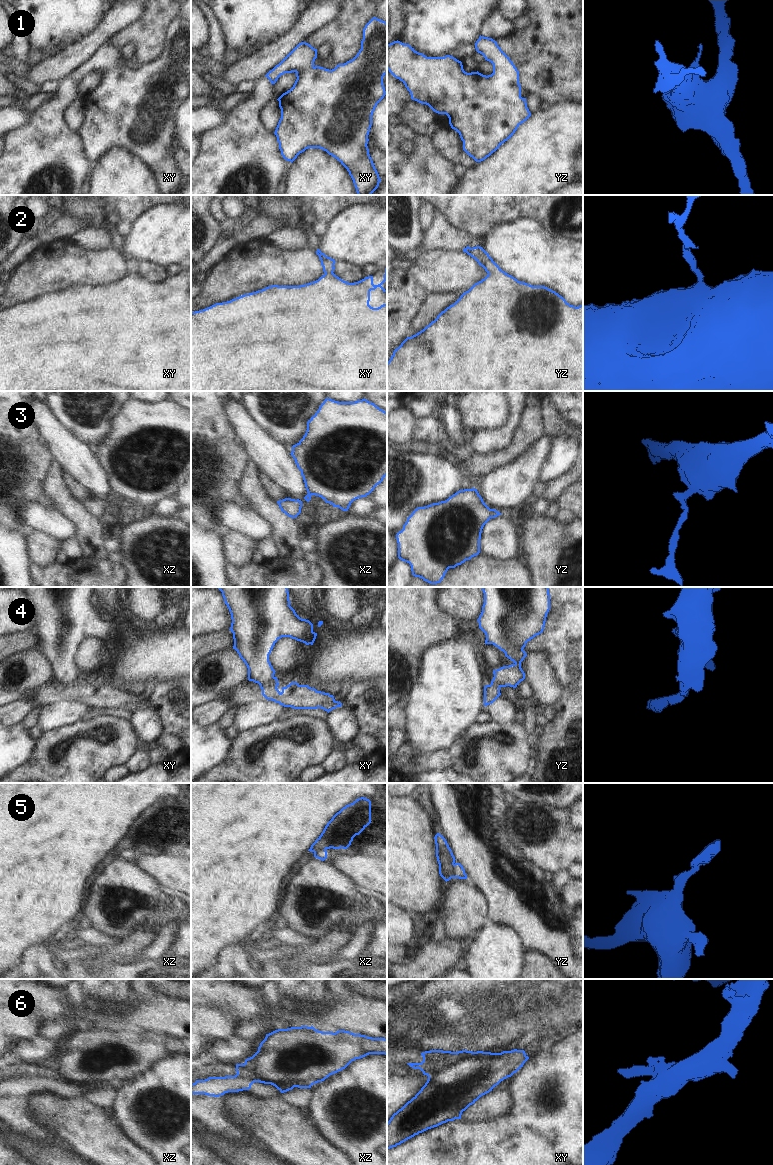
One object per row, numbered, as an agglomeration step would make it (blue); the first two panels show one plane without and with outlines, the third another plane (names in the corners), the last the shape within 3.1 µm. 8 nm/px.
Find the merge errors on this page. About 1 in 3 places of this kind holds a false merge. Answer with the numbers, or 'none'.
4, 5, 6

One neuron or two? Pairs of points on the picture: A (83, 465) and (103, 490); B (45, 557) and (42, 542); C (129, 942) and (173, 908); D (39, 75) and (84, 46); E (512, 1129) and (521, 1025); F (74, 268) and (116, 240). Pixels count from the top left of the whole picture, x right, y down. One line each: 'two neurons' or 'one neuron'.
A: one neuron
B: one neuron
C: two neurons
D: one neuron
E: two neurons
F: two neurons

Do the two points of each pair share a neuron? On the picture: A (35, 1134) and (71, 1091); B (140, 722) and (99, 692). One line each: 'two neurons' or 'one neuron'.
A: one neuron
B: two neurons

